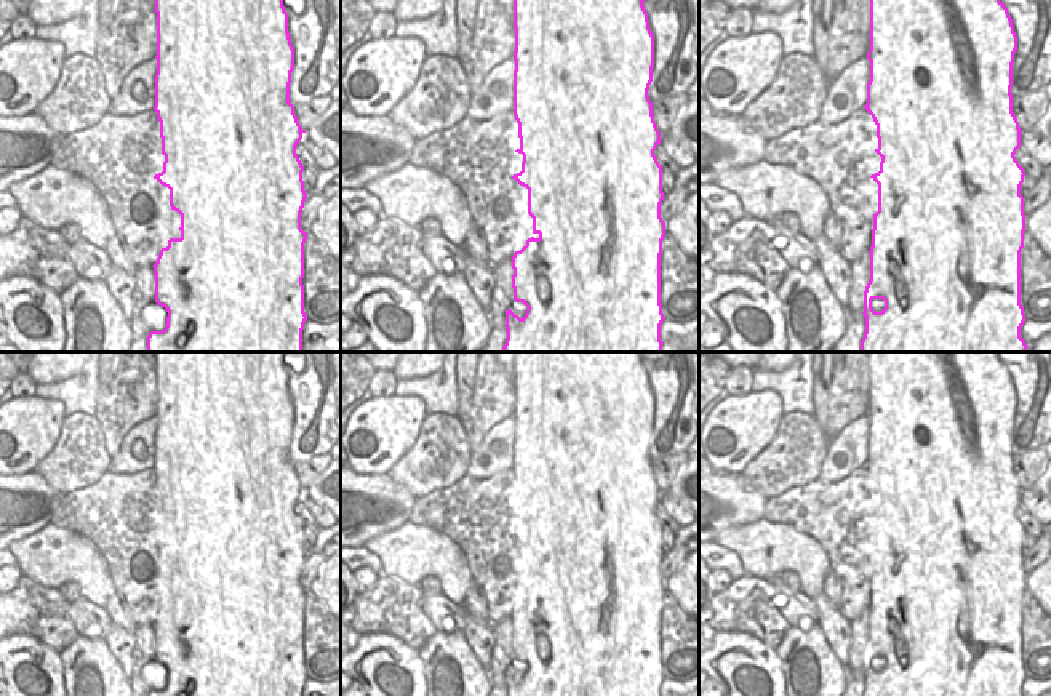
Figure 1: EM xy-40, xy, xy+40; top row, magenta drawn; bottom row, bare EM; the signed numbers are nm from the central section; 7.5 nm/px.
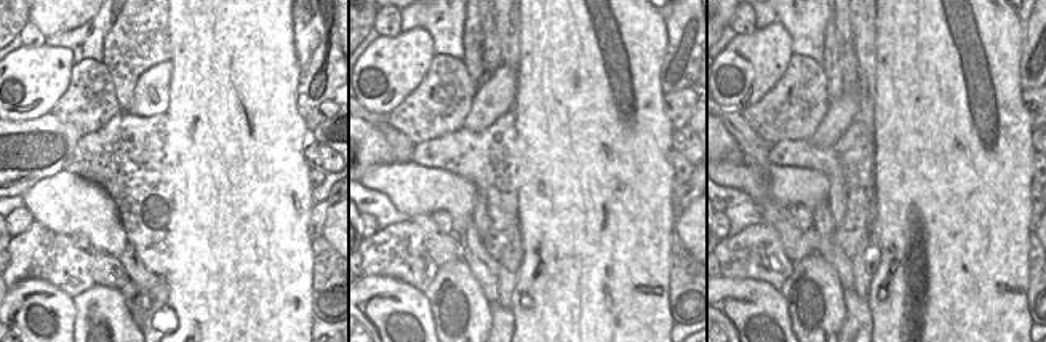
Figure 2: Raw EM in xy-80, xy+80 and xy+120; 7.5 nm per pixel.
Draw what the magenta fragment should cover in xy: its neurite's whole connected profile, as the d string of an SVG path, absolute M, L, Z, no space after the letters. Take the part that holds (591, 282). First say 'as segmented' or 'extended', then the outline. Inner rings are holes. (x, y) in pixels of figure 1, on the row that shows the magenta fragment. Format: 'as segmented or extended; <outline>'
as segmented; M514 0L515 70L514 70L514 115L518 123L523 155L522 171L514 174L528 189L528 214L533 218L533 234L512 259L514 301L528 309L523 318L506 310L507 339L502 352L662 352L661 325L665 320L661 304L661 254L665 222L661 218L662 166L654 150L661 144L661 133L653 115L648 90L653 82L654 35L649 29L645 0Z

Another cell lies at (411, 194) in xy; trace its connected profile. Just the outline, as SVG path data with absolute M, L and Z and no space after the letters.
M406 163L394 173L368 181L363 189L381 200L386 218L418 227L424 219L437 218L442 235L456 246L464 246L474 226L462 190L429 168Z

